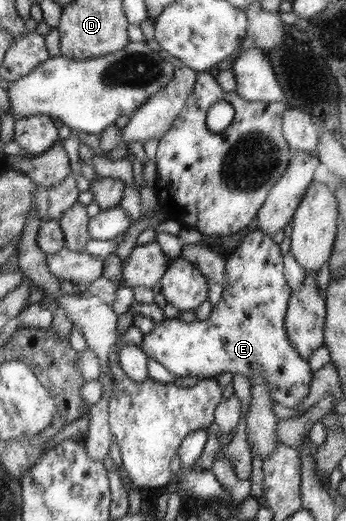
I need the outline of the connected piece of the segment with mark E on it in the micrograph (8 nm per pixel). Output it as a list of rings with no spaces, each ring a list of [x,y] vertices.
[[[251,230],[245,239],[226,257],[226,275],[230,284],[224,289],[222,300],[212,309],[205,321],[195,319],[190,323],[179,319],[165,319],[156,322],[153,330],[143,338],[142,350],[151,359],[157,360],[176,377],[217,377],[221,373],[241,373],[251,377],[261,371],[266,376],[267,388],[272,400],[293,408],[308,395],[314,372],[301,354],[289,341],[286,314],[292,292],[284,270],[284,257],[272,237],[261,230]]]

